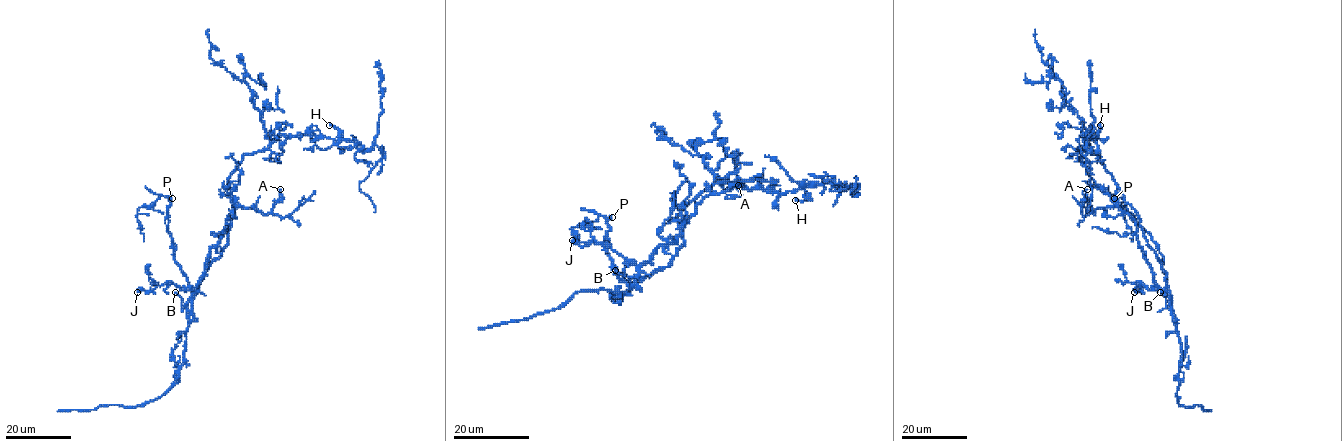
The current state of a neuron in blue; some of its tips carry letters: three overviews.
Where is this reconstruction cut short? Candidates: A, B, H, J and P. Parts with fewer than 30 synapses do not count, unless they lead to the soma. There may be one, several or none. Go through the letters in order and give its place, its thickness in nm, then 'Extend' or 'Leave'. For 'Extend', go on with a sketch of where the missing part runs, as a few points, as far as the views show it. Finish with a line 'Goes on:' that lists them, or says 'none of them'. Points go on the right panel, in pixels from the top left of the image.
A: Place: (1087, 189). Thickness 320 nm. Extend. Course of what is missing: (1087, 189), (1091, 167), (1075, 153), (1079, 147), (1090, 146)
B: Place: (1160, 292). Thickness 150 nm. Leave
H: Place: (1100, 125). Thickness 240 nm. Leave
J: Place: (1134, 292). Thickness 320 nm. Leave
P: Place: (1114, 198). Thickness 140 nm. Leave
Goes on: A

